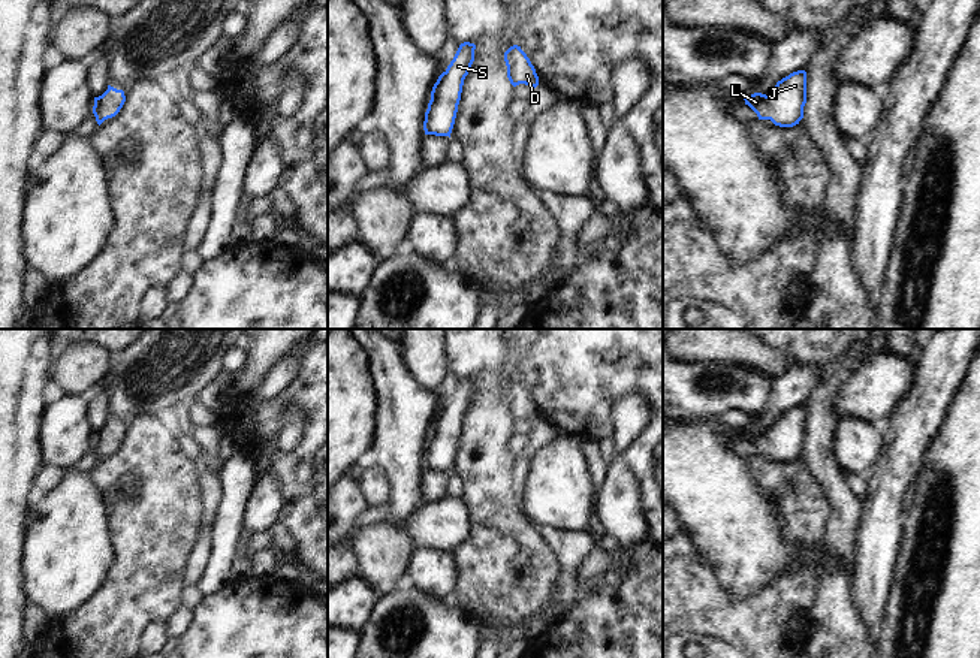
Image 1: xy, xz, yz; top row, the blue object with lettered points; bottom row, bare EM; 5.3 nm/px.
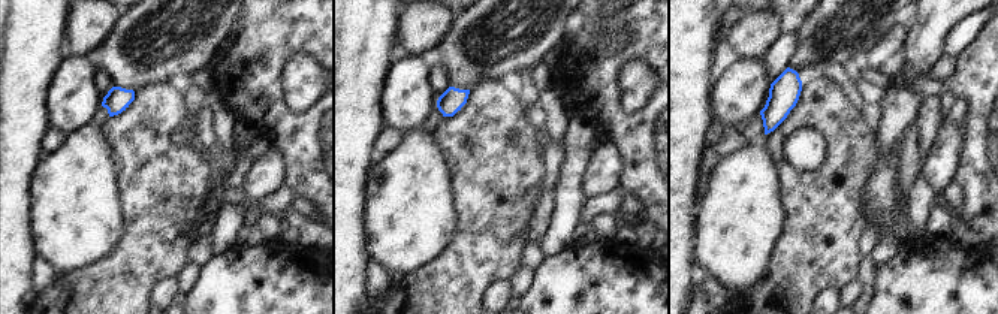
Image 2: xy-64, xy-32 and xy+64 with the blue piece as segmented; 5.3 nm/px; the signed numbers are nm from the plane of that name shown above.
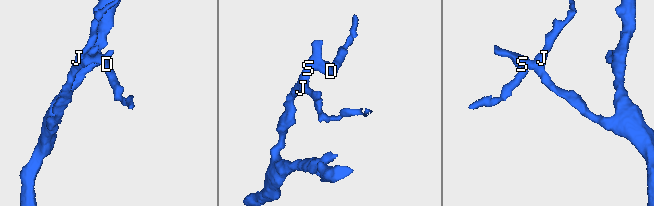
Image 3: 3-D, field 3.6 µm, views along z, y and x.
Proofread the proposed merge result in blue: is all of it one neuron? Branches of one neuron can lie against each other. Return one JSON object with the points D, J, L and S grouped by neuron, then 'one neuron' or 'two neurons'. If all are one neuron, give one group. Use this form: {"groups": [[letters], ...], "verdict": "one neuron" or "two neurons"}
{"groups": [["D", "J", "L", "S"]], "verdict": "one neuron"}

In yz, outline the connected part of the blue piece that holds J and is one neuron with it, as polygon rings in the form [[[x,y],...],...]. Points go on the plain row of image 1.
[[[797,405],[783,413],[769,431],[754,428],[744,435],[759,455],[771,455],[780,462],[793,462],[803,453],[806,407]]]

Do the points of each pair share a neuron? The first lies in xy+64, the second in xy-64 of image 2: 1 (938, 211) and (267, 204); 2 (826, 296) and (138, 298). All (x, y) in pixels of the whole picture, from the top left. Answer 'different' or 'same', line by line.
1: different
2: different

